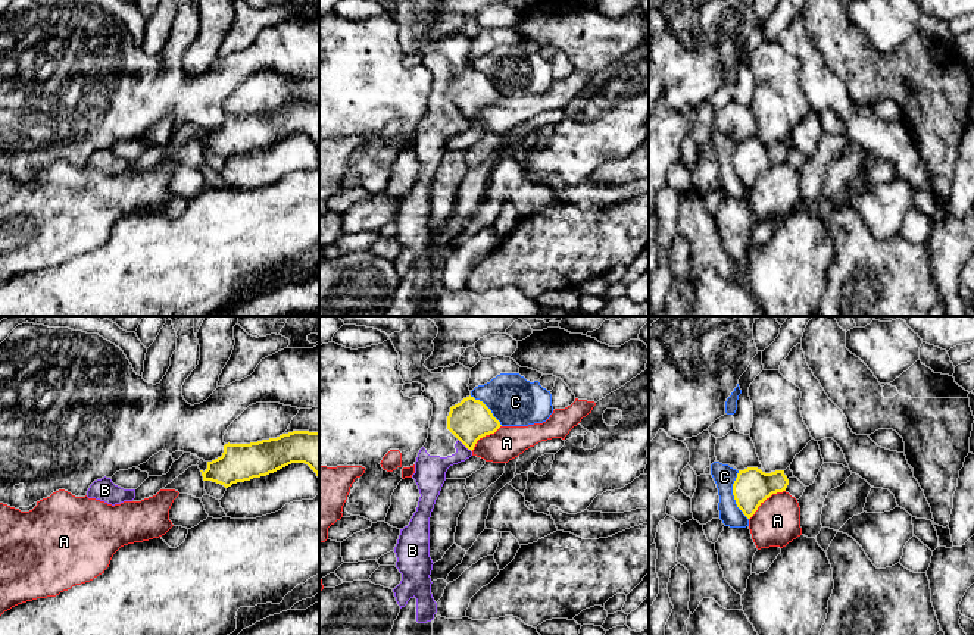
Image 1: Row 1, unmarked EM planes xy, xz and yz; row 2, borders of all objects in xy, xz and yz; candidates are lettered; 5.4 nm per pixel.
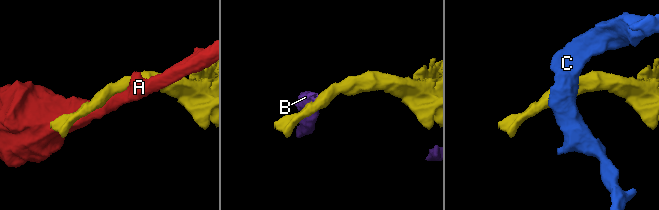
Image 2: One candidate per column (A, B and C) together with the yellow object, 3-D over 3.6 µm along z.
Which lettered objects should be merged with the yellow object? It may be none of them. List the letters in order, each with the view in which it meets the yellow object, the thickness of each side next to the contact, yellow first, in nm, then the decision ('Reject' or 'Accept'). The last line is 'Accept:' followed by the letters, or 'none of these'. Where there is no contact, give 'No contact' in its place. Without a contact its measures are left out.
A: Touches yellow in yz. Thickness 200 nm (yellow) against 260 nm. Reject
B: Touches yellow in xz. Thickness 220 nm (yellow) against 180 nm. Reject
C: Touches yellow in yz. Thickness 200 nm (yellow) against 120 nm. Reject
Accept: none of these

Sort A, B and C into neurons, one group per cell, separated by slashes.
A / B / C

